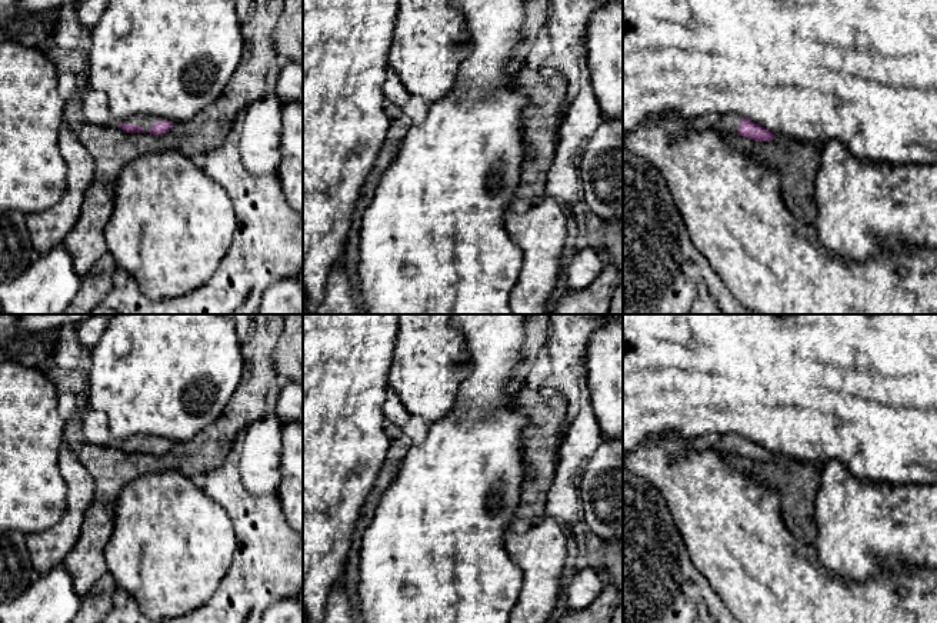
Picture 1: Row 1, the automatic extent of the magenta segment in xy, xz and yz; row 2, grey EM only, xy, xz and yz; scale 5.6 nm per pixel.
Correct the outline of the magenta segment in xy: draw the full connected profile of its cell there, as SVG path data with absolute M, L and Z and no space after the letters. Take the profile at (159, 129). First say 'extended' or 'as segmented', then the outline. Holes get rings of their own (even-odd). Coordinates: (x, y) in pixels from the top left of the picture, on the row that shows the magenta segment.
extended | M133 116L126 119L119 127L126 133L150 133L163 136L173 127L173 121L156 116Z

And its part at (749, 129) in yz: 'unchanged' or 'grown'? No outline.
grown

